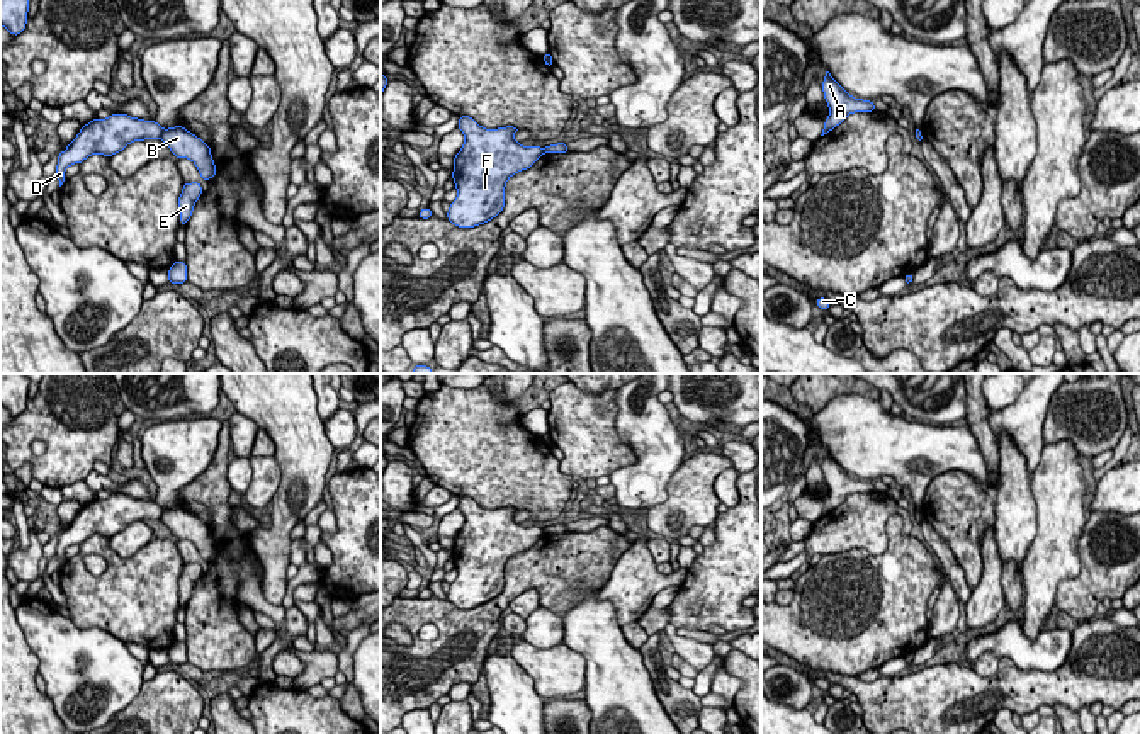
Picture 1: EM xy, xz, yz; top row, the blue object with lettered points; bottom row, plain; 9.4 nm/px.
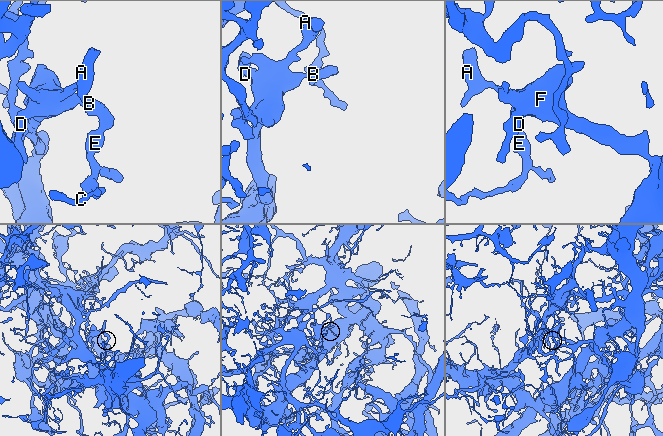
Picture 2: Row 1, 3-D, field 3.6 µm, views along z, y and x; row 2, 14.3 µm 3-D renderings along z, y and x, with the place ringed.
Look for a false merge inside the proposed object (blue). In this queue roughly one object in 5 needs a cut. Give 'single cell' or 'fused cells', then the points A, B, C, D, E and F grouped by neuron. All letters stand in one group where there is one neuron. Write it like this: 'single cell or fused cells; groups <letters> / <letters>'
single cell; groups A B C D E F

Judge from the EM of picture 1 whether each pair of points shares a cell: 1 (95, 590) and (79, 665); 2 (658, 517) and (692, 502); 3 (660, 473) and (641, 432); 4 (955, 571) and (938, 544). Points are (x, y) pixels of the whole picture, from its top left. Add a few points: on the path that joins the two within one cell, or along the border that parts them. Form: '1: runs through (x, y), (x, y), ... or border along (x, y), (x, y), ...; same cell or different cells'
1: border along (68, 619), (80, 627), (101, 627), (124, 643); different cells
2: runs through (666, 512), (683, 507); same cell
3: runs through (658, 462), (658, 449), (651, 442); same cell
4: runs through (950, 564), (943, 551); same cell

